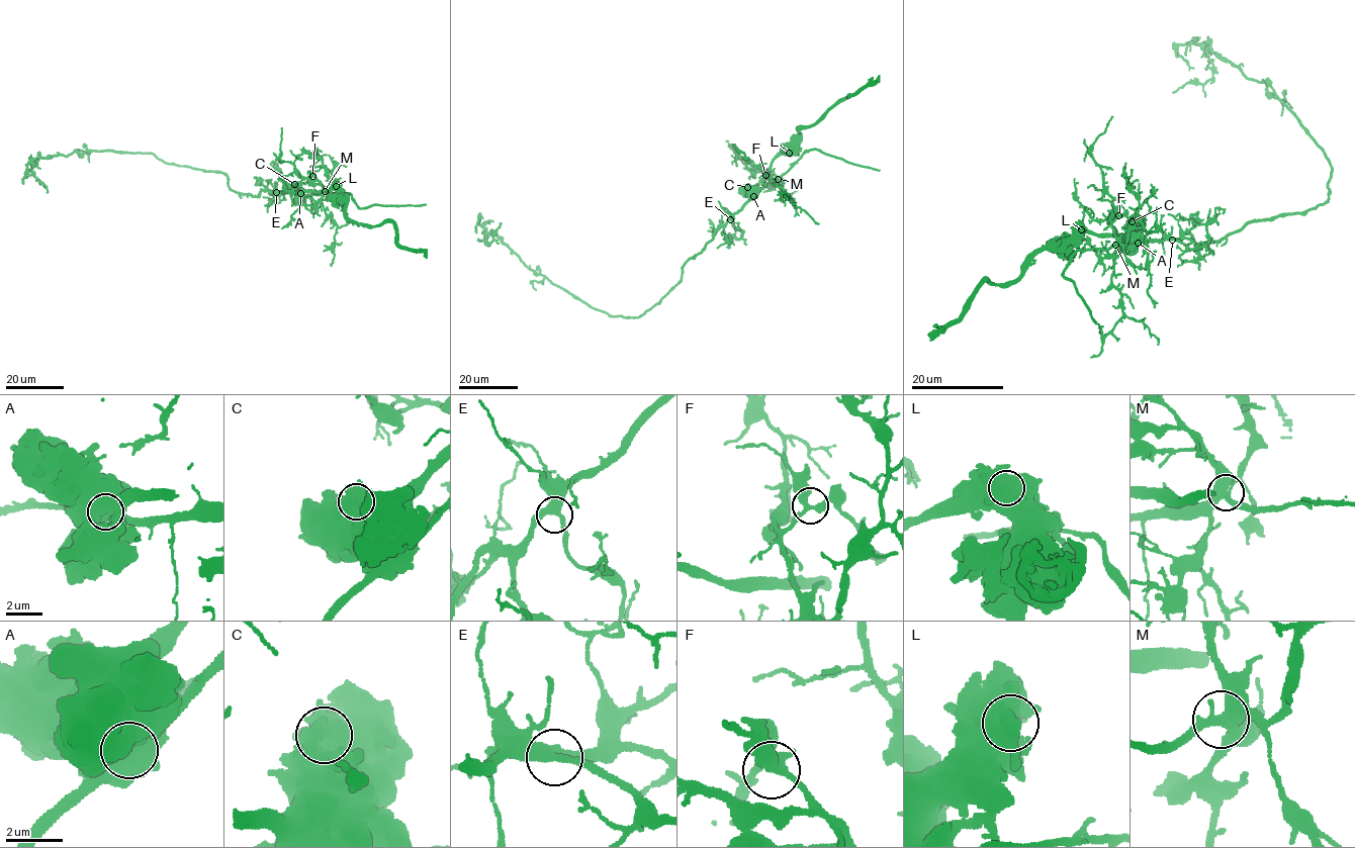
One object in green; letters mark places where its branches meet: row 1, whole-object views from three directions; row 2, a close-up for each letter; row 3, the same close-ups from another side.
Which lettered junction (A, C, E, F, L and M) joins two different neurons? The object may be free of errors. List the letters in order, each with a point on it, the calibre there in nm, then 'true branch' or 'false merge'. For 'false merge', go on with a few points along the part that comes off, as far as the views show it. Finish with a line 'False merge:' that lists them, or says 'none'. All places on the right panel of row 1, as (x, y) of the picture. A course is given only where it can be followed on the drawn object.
A: place (1138, 243); calibre 1050 nm; false merge; course (1139, 243), (1220, 240), (1329, 196), (1325, 153), (1265, 83), (1211, 48), (1211, 78), (1172, 92)
C: place (1132, 221); calibre 1050 nm; true branch
E: place (1172, 240); calibre 360 nm; true branch
F: place (1118, 215); calibre 360 nm; true branch
L: place (1081, 229); calibre 1150 nm; true branch
M: place (1115, 245); calibre 380 nm; true branch
False merge: A

